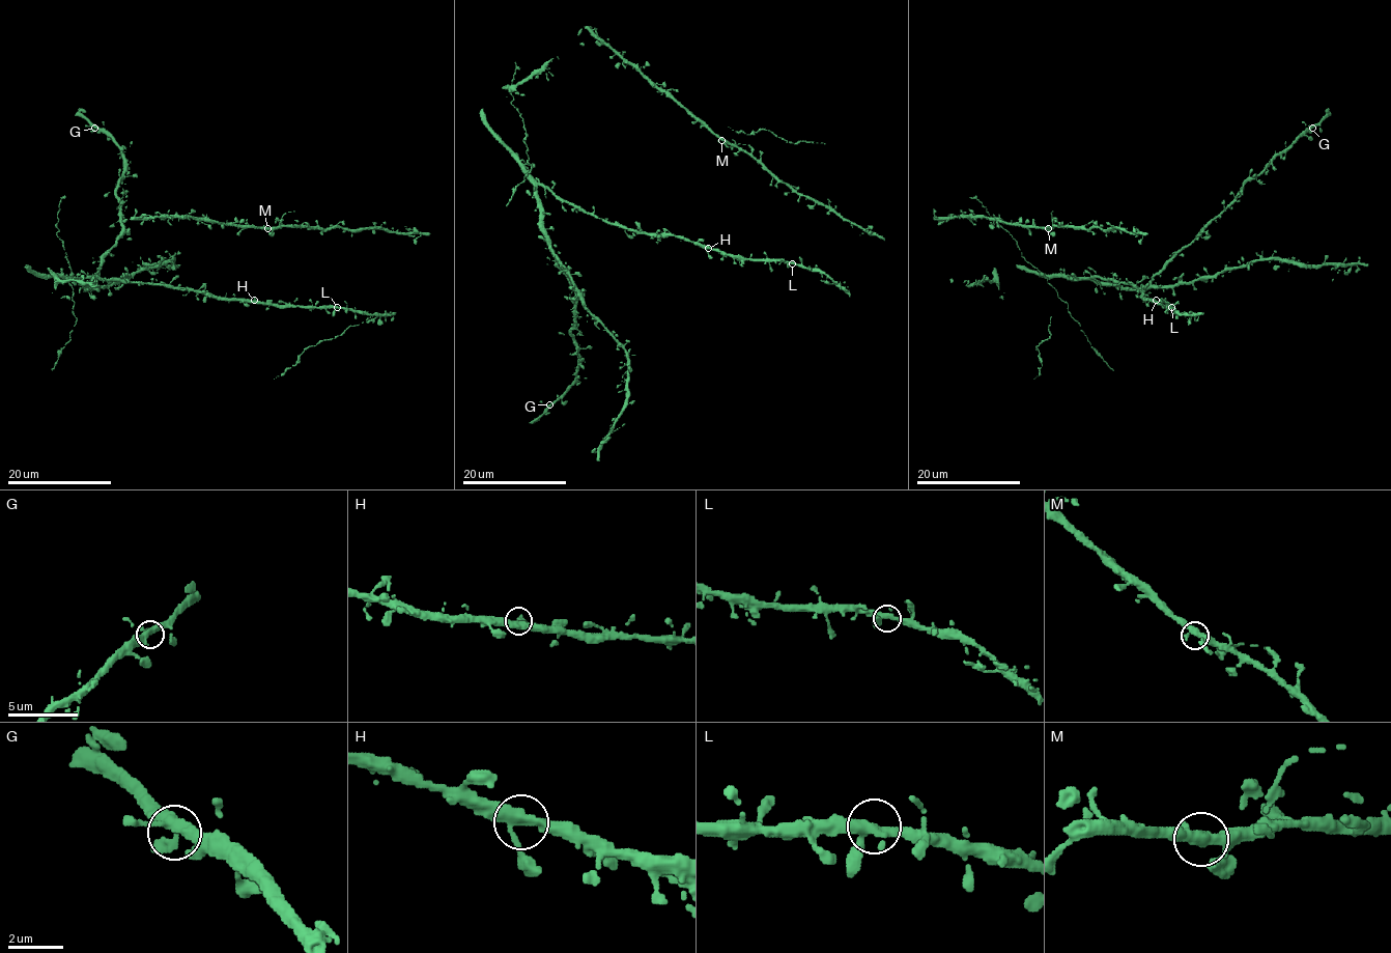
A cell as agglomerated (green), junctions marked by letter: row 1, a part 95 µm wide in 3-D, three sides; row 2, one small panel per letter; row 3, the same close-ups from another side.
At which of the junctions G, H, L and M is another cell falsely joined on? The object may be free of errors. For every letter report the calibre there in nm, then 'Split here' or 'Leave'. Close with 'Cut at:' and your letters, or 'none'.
G: Thickness 320 nm. Leave
H: Thickness 340 nm. Leave
L: Thickness 320 nm. Leave
M: Thickness 320 nm. Leave
Cut at: none

